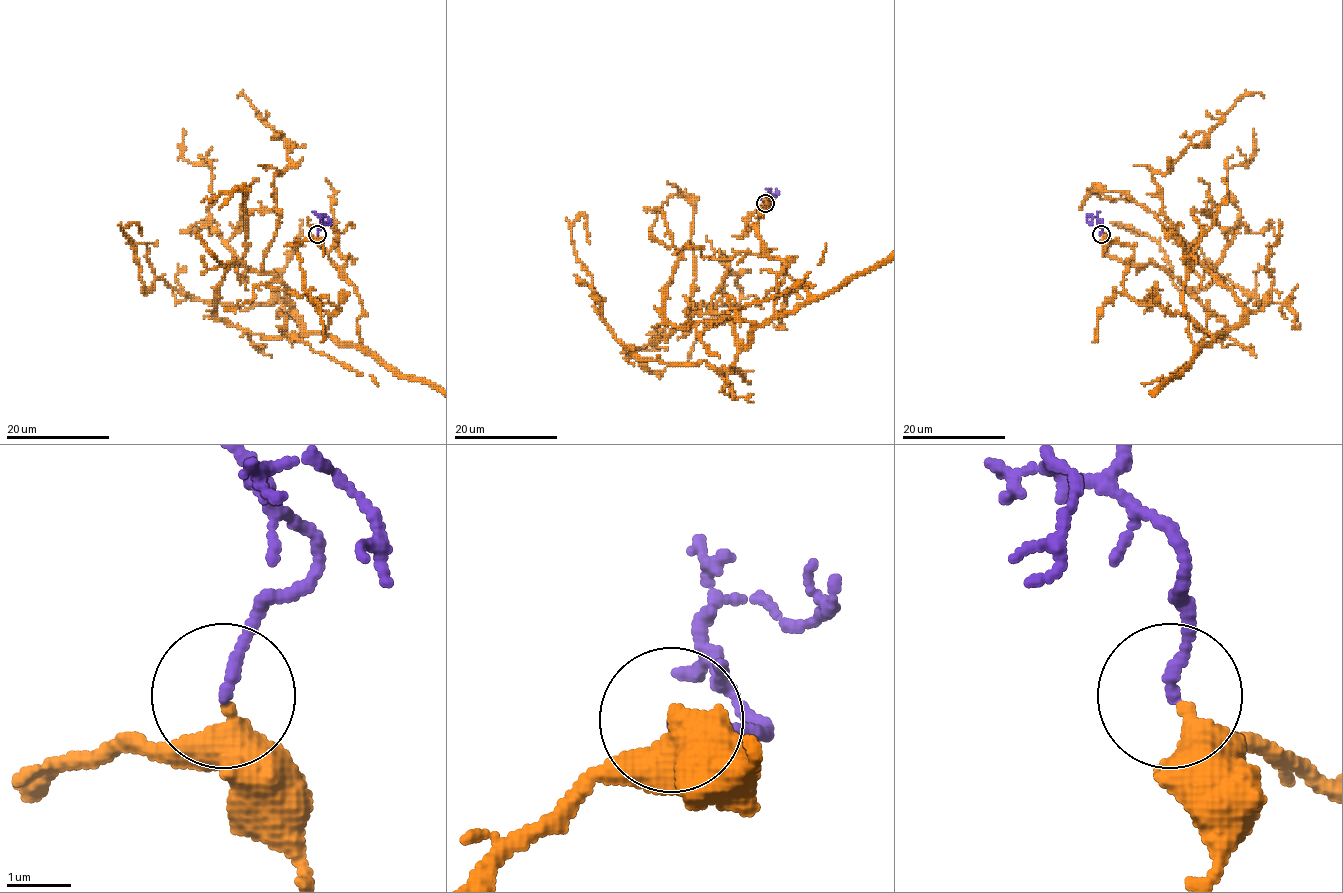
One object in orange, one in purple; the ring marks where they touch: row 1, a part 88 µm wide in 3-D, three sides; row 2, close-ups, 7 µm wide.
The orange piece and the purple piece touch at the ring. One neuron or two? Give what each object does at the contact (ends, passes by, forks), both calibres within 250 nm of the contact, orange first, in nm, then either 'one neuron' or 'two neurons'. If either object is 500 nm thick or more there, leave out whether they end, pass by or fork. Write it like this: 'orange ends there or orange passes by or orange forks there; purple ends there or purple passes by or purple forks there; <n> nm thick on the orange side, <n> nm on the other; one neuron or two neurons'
orange ends there; purple ends there; 440 nm thick on the orange side, 180 nm on the other; one neuron

